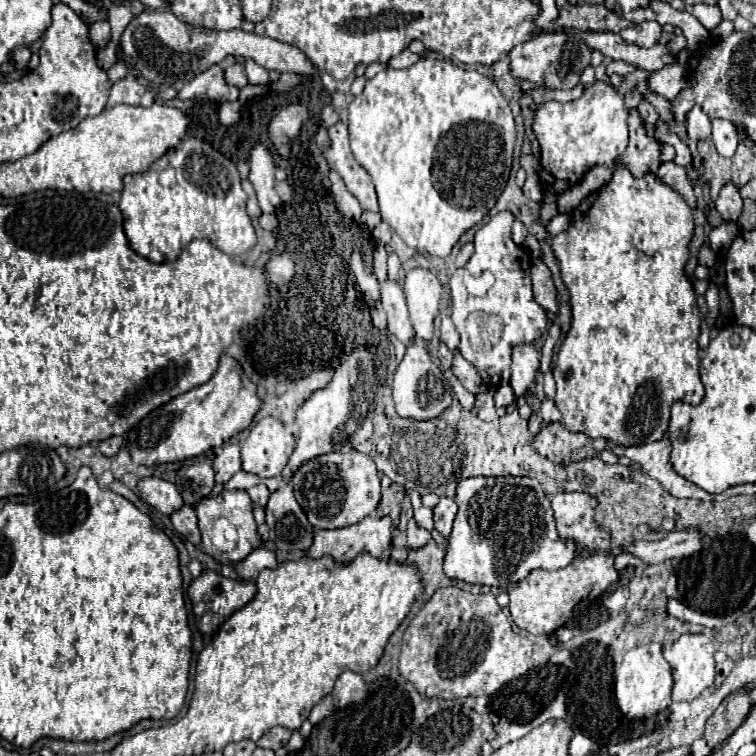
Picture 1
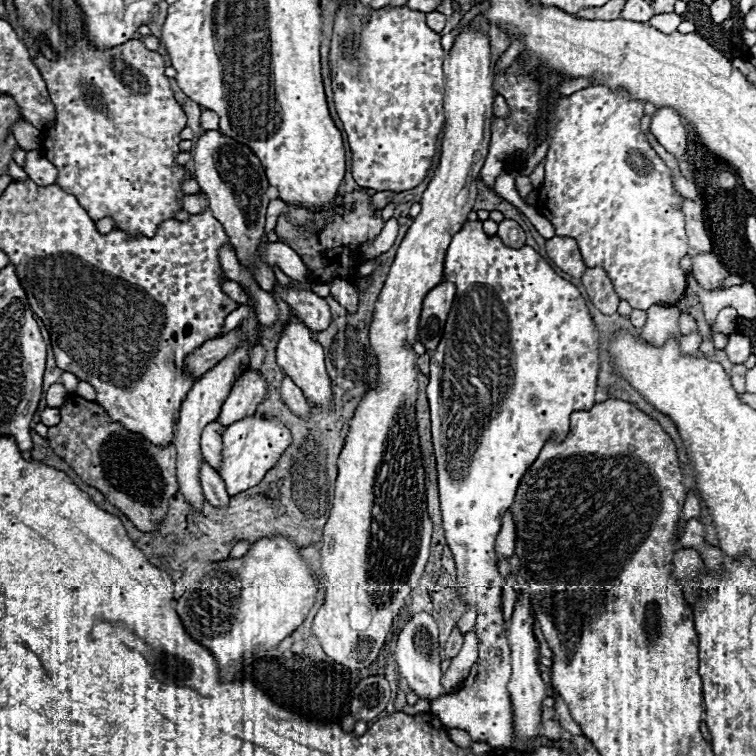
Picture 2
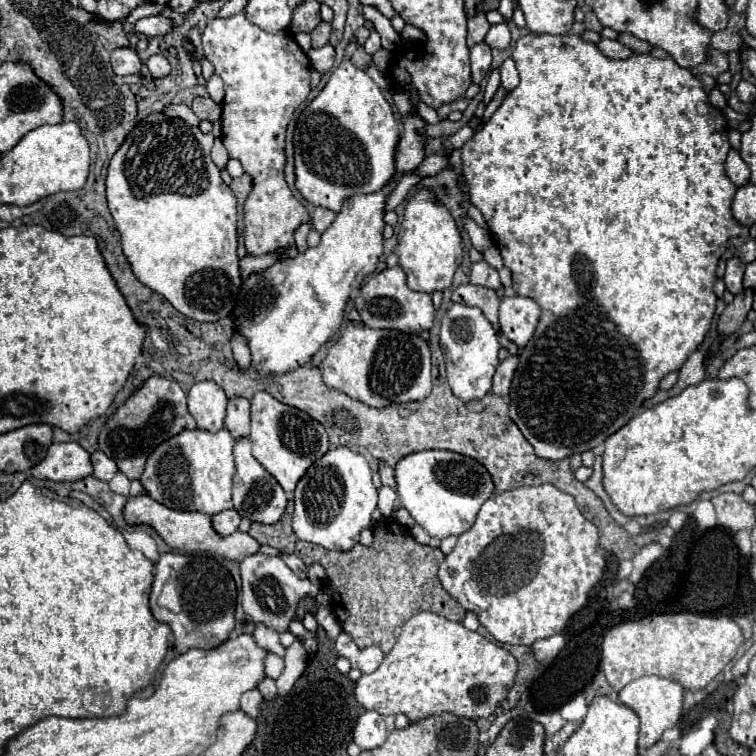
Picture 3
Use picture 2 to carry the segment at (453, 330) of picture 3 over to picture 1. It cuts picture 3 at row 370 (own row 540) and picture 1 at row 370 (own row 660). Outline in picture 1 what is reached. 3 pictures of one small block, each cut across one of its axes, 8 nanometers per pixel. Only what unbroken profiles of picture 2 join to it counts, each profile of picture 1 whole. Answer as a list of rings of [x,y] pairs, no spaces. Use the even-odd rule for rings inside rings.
[[[498,212],[474,234],[474,254],[450,278],[452,322],[460,334],[460,354],[478,370],[488,388],[509,383],[514,346],[532,344],[548,324],[546,310],[534,300],[530,256],[512,240],[512,212]]]

